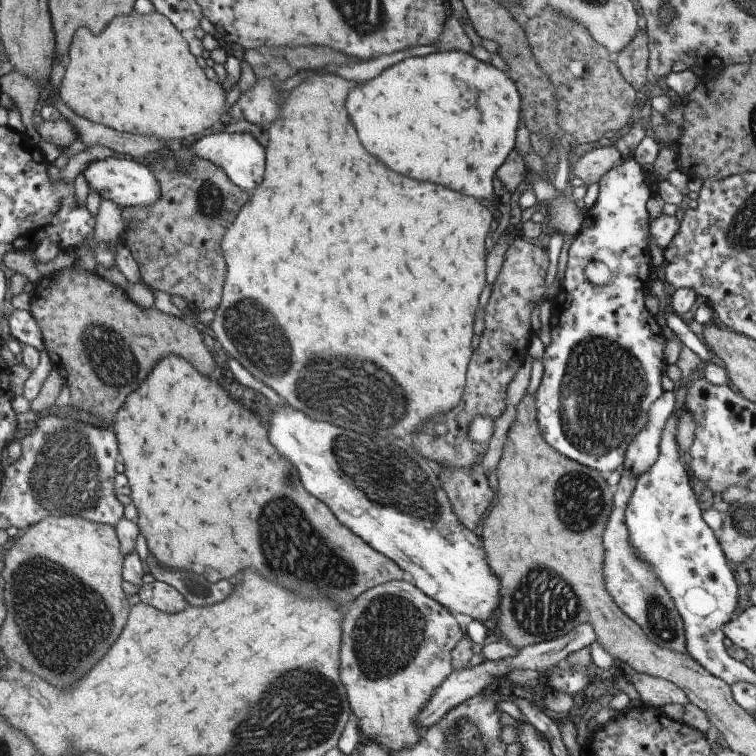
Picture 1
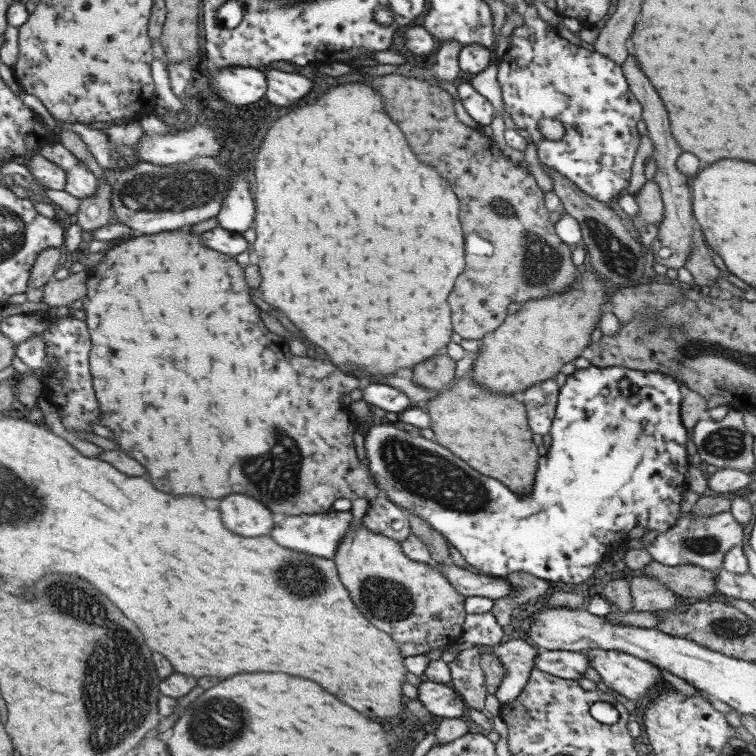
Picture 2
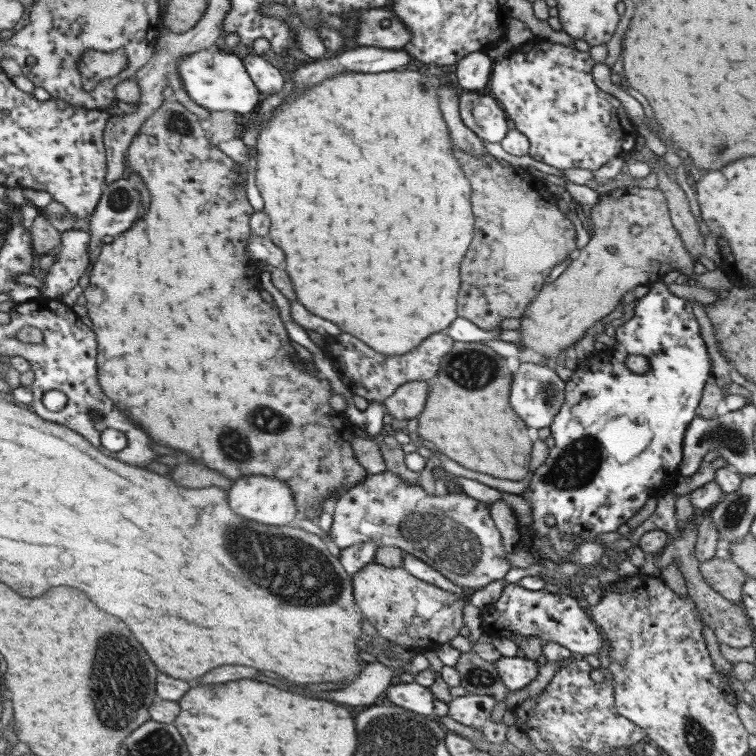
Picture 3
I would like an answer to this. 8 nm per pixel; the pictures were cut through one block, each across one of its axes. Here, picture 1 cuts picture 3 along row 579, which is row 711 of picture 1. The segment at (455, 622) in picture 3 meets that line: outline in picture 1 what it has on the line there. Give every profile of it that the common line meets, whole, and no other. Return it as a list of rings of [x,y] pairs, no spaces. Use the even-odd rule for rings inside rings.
[[[399,580],[377,585],[351,602],[341,620],[339,680],[343,684],[350,712],[357,718],[363,742],[375,742],[381,750],[385,750],[385,754],[397,754],[399,750],[411,748],[421,734],[425,734],[427,727],[421,730],[415,716],[431,698],[433,690],[453,672],[451,650],[457,643],[465,642],[457,625],[455,618],[443,606],[425,596],[413,584]]]

